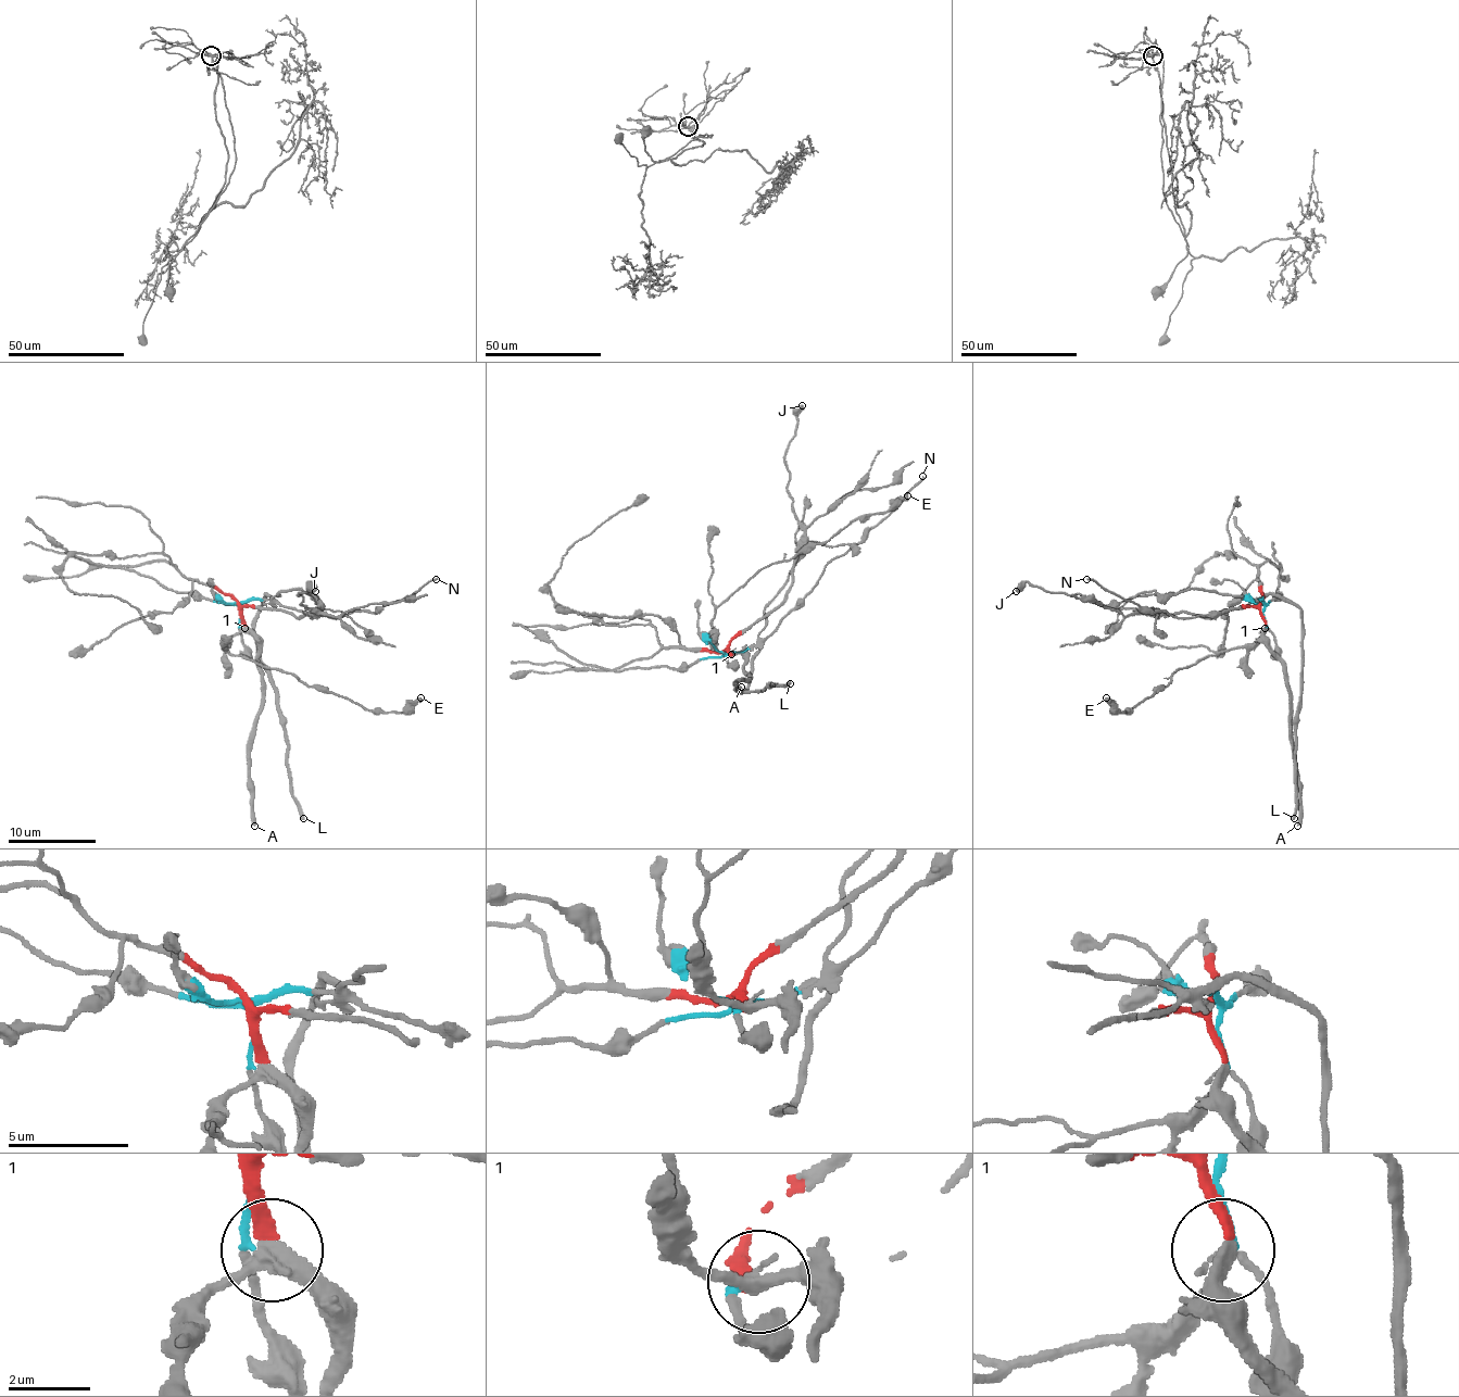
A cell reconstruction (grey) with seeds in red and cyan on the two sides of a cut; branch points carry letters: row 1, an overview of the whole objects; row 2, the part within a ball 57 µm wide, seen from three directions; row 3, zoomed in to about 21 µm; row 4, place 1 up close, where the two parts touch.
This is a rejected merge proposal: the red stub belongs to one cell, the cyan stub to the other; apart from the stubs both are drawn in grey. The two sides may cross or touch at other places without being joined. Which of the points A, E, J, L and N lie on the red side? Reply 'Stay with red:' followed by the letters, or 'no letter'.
Stay with red: A, E, J

